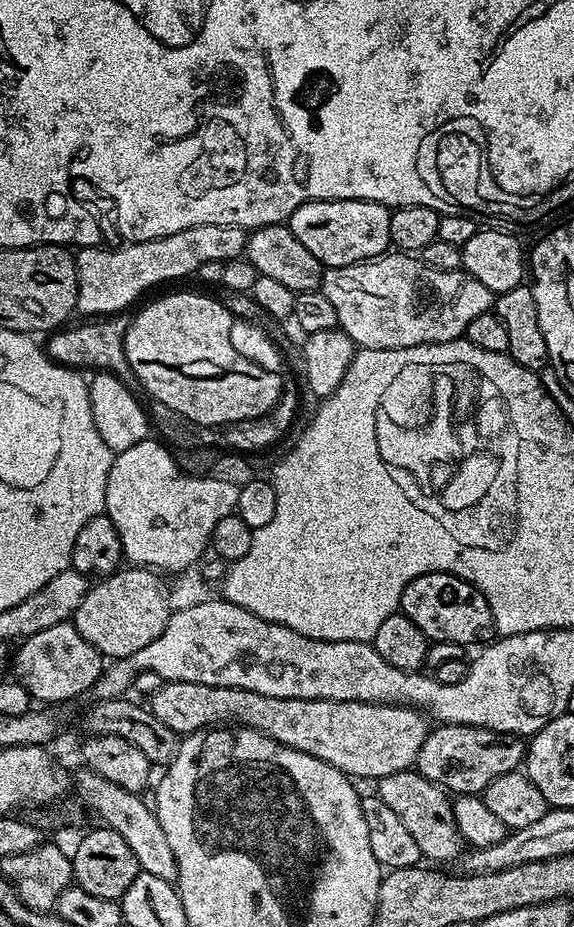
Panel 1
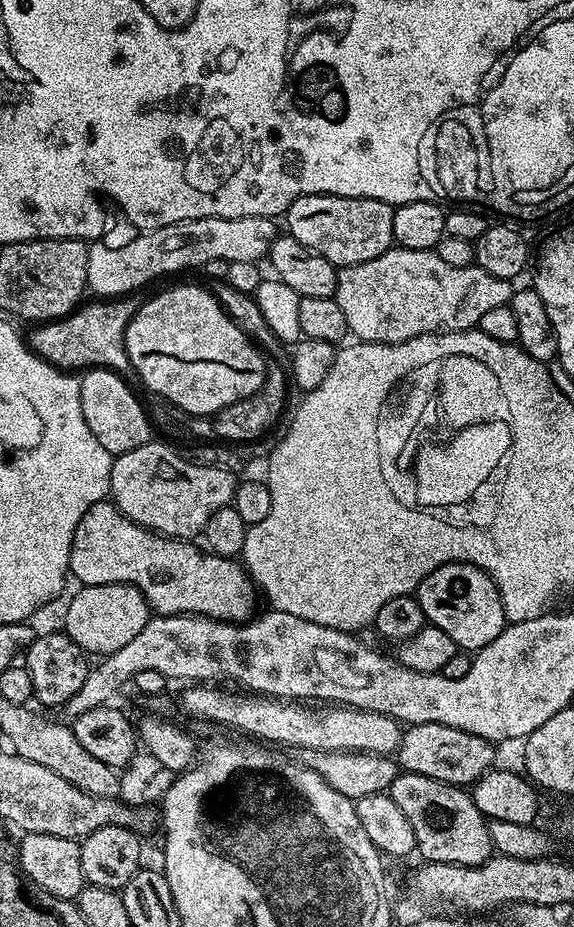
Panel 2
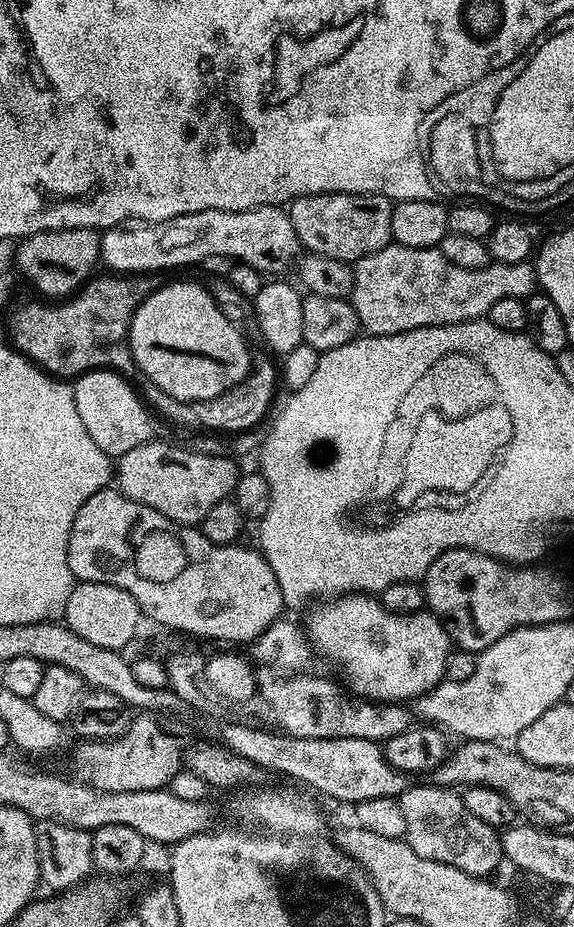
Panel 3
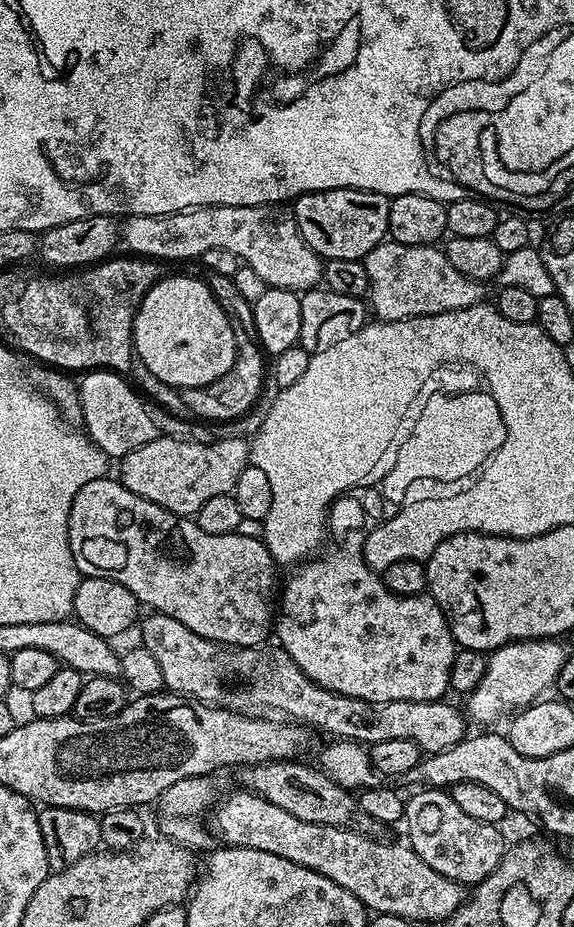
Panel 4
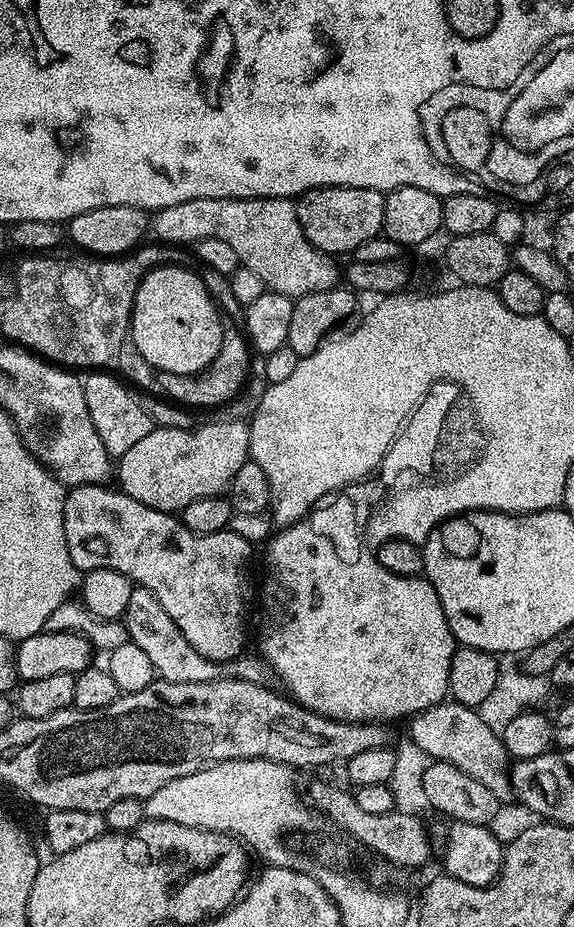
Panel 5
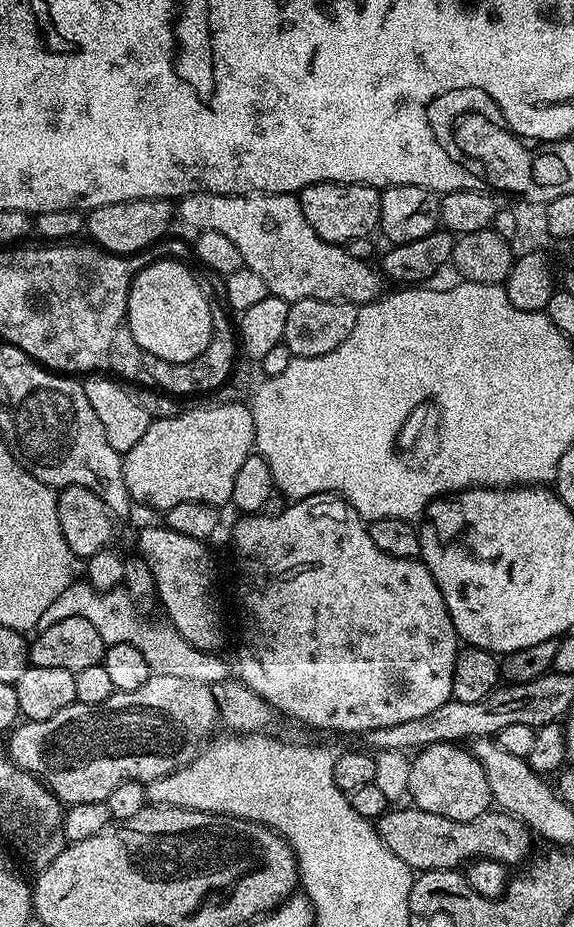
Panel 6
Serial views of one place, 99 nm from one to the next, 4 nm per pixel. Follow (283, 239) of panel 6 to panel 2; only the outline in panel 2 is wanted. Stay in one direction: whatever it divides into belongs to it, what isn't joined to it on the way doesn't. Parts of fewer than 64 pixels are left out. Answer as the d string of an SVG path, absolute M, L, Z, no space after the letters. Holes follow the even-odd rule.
M251 216L250 218L194 218L186 222L178 222L170 226L162 226L151 230L141 231L133 240L120 244L117 248L111 248L105 242L96 242L89 247L88 261L86 262L86 274L88 275L88 288L96 291L95 295L100 298L124 298L135 288L164 276L167 272L184 272L187 268L203 269L206 262L214 258L233 260L234 262L246 262L254 260L263 261L268 255L268 247L278 235L273 217Z

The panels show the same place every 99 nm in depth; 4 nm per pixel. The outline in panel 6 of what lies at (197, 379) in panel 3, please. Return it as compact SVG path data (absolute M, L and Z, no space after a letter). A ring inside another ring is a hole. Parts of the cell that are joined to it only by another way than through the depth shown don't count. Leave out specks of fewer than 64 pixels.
M157 258L134 278L128 295L128 327L141 353L166 362L190 362L210 346L212 304L187 263Z

